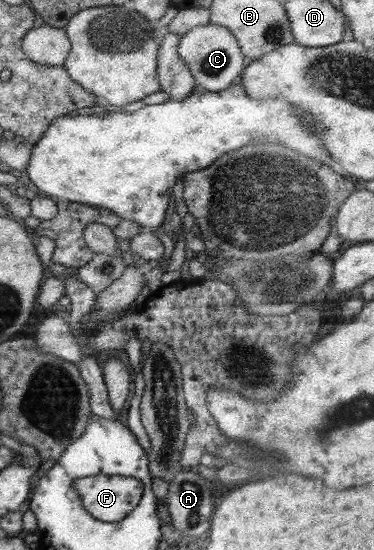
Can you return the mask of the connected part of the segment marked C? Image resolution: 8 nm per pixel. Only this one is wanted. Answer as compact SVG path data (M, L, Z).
M211 23L194 27L180 36L178 52L194 77L196 85L212 92L227 89L232 83L240 80L248 62L235 36L227 28Z

